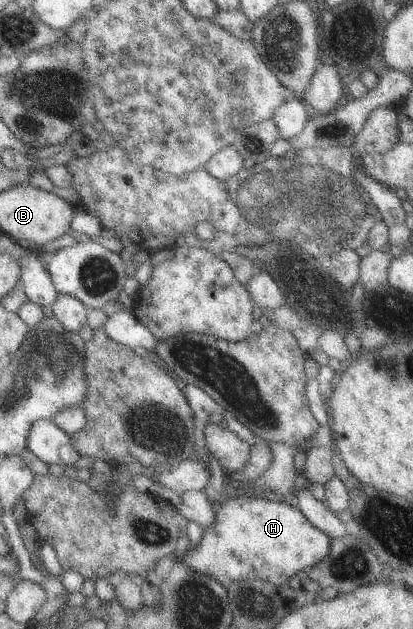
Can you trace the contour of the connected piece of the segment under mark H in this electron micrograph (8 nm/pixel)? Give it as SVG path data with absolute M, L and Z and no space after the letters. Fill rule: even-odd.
M239 494L238 497L222 502L219 508L215 509L215 520L212 526L204 529L201 541L195 550L189 549L180 556L180 563L195 572L205 574L223 586L251 579L261 579L274 585L282 585L298 572L309 572L317 566L329 554L331 541L330 536L317 530L298 507L278 501L273 502L267 498Z

